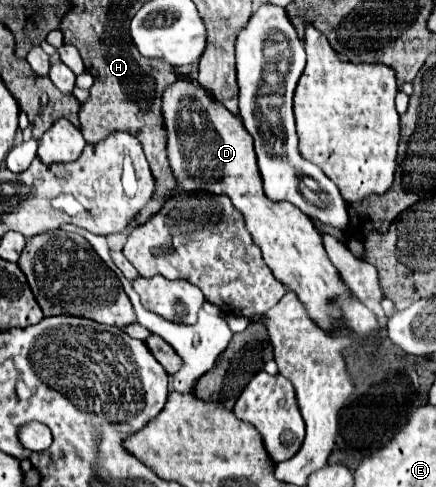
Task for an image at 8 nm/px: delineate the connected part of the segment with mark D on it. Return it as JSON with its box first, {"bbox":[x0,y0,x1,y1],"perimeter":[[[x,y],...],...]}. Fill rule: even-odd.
{"bbox":[162,78,382,340],"perimeter":[[[180,78],[162,94],[162,120],[168,136],[168,162],[174,170],[174,178],[178,182],[176,188],[180,192],[204,190],[210,194],[226,194],[234,208],[242,212],[244,224],[252,234],[254,244],[262,250],[264,262],[272,274],[288,290],[298,294],[298,298],[306,304],[308,316],[320,328],[328,332],[336,330],[326,312],[326,304],[334,300],[344,310],[346,328],[354,330],[358,340],[376,338],[382,334],[376,316],[356,298],[352,298],[342,284],[336,268],[330,264],[324,252],[322,236],[312,220],[290,202],[270,202],[270,198],[266,198],[256,166],[258,160],[254,154],[254,138],[250,138],[250,132],[246,126],[242,126],[240,116],[222,108],[222,104],[218,104],[218,100],[214,100],[214,96],[200,86],[200,82]]]}

